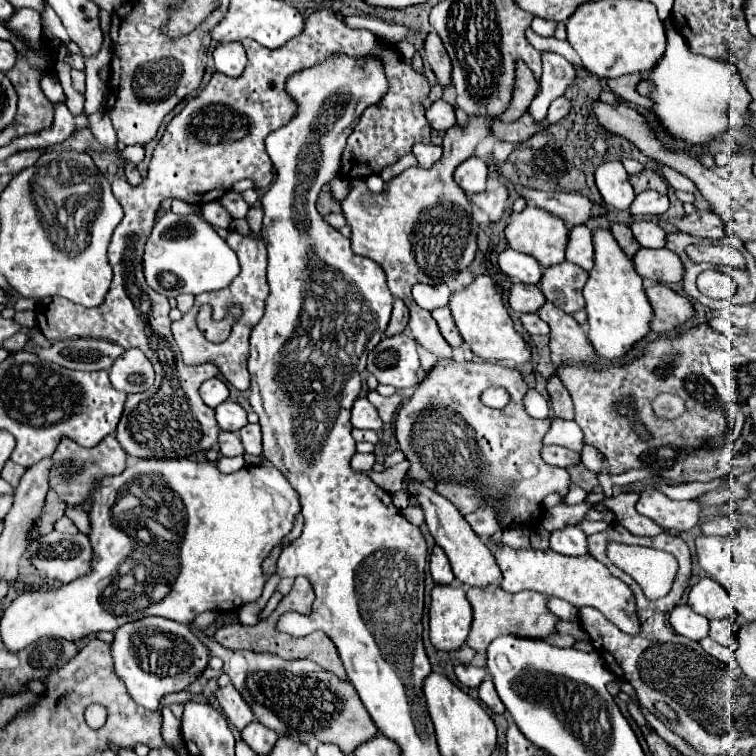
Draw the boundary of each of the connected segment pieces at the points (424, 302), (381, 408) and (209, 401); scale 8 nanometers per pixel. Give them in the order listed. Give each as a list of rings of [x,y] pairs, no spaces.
[[[418,283],[416,287],[412,287],[412,297],[422,309],[432,311],[432,309],[444,307],[448,303],[450,289],[446,285],[424,285],[424,283]]]
[[[370,391],[366,397],[368,397],[368,401],[378,409],[378,413],[380,413],[380,417],[382,417],[382,421],[384,421],[384,423],[388,423],[388,421],[392,419],[394,411],[398,409],[398,405],[400,405],[400,401],[402,401],[402,397],[400,397],[400,395],[382,397],[382,395],[378,395],[376,391]]]
[[[208,379],[202,387],[200,387],[200,397],[208,407],[218,407],[220,403],[224,403],[228,399],[228,387],[224,381],[220,379]]]

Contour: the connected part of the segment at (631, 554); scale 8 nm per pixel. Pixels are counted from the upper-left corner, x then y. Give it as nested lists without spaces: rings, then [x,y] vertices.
[[[612,543],[612,547],[608,547],[608,557],[644,589],[648,599],[664,597],[670,591],[678,571],[674,555],[650,547]]]

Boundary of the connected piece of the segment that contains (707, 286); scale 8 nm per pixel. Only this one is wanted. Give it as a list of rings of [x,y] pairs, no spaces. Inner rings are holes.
[[[704,271],[698,277],[698,289],[712,299],[732,299],[736,288],[734,279],[720,271]]]

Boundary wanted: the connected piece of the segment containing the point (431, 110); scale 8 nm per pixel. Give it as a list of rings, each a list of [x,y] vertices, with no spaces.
[[[436,101],[426,109],[426,119],[430,123],[432,129],[436,131],[446,131],[452,125],[456,125],[456,117],[454,117],[454,107],[448,105],[446,101]]]

